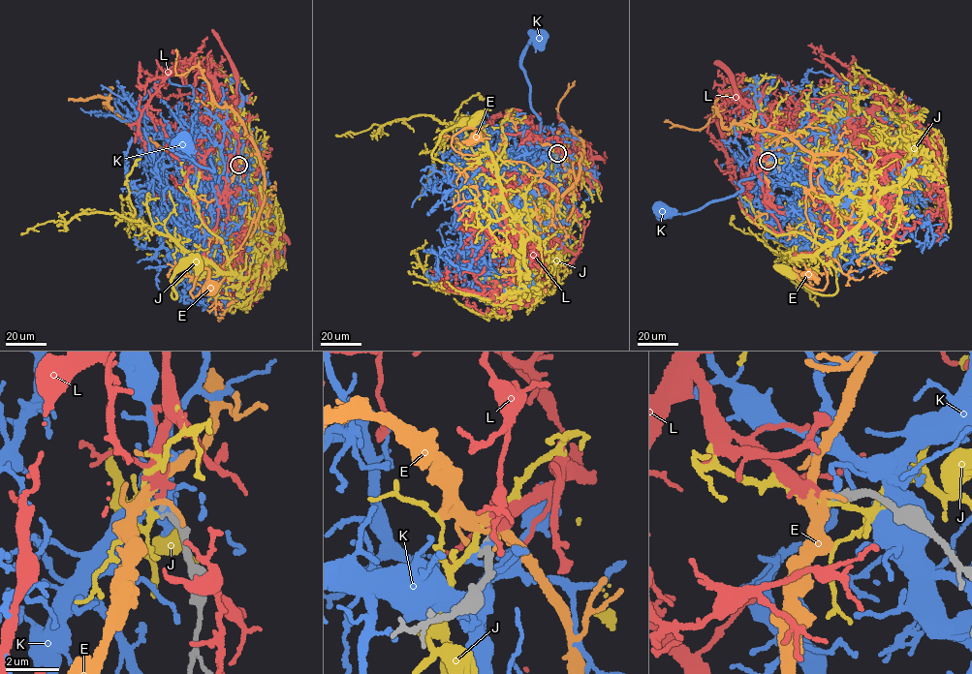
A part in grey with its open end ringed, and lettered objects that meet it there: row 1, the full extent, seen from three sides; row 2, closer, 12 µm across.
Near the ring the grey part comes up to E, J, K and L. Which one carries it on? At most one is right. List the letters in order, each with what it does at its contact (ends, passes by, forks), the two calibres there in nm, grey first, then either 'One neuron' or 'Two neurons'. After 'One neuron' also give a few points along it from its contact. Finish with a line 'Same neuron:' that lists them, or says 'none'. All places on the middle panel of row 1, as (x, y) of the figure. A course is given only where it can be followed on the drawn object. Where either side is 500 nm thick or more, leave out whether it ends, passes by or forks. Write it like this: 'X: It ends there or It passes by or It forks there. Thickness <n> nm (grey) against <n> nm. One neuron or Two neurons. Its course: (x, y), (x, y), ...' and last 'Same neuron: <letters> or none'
E: It passes by. Thickness 200 nm (grey) against 160 nm. Two neurons
J: It forks there. Thickness 280 nm (grey) against 170 nm. Two neurons
K: It ends there. Thickness 280 nm (grey) against 200 nm. Two neurons
L: It ends there. Thickness 200 nm (grey) against 240 nm. One neuron. Its course: (557, 153), (567, 150), (573, 161), (554, 180), (530, 269), (514, 286), (475, 293), (429, 278)
Same neuron: L

